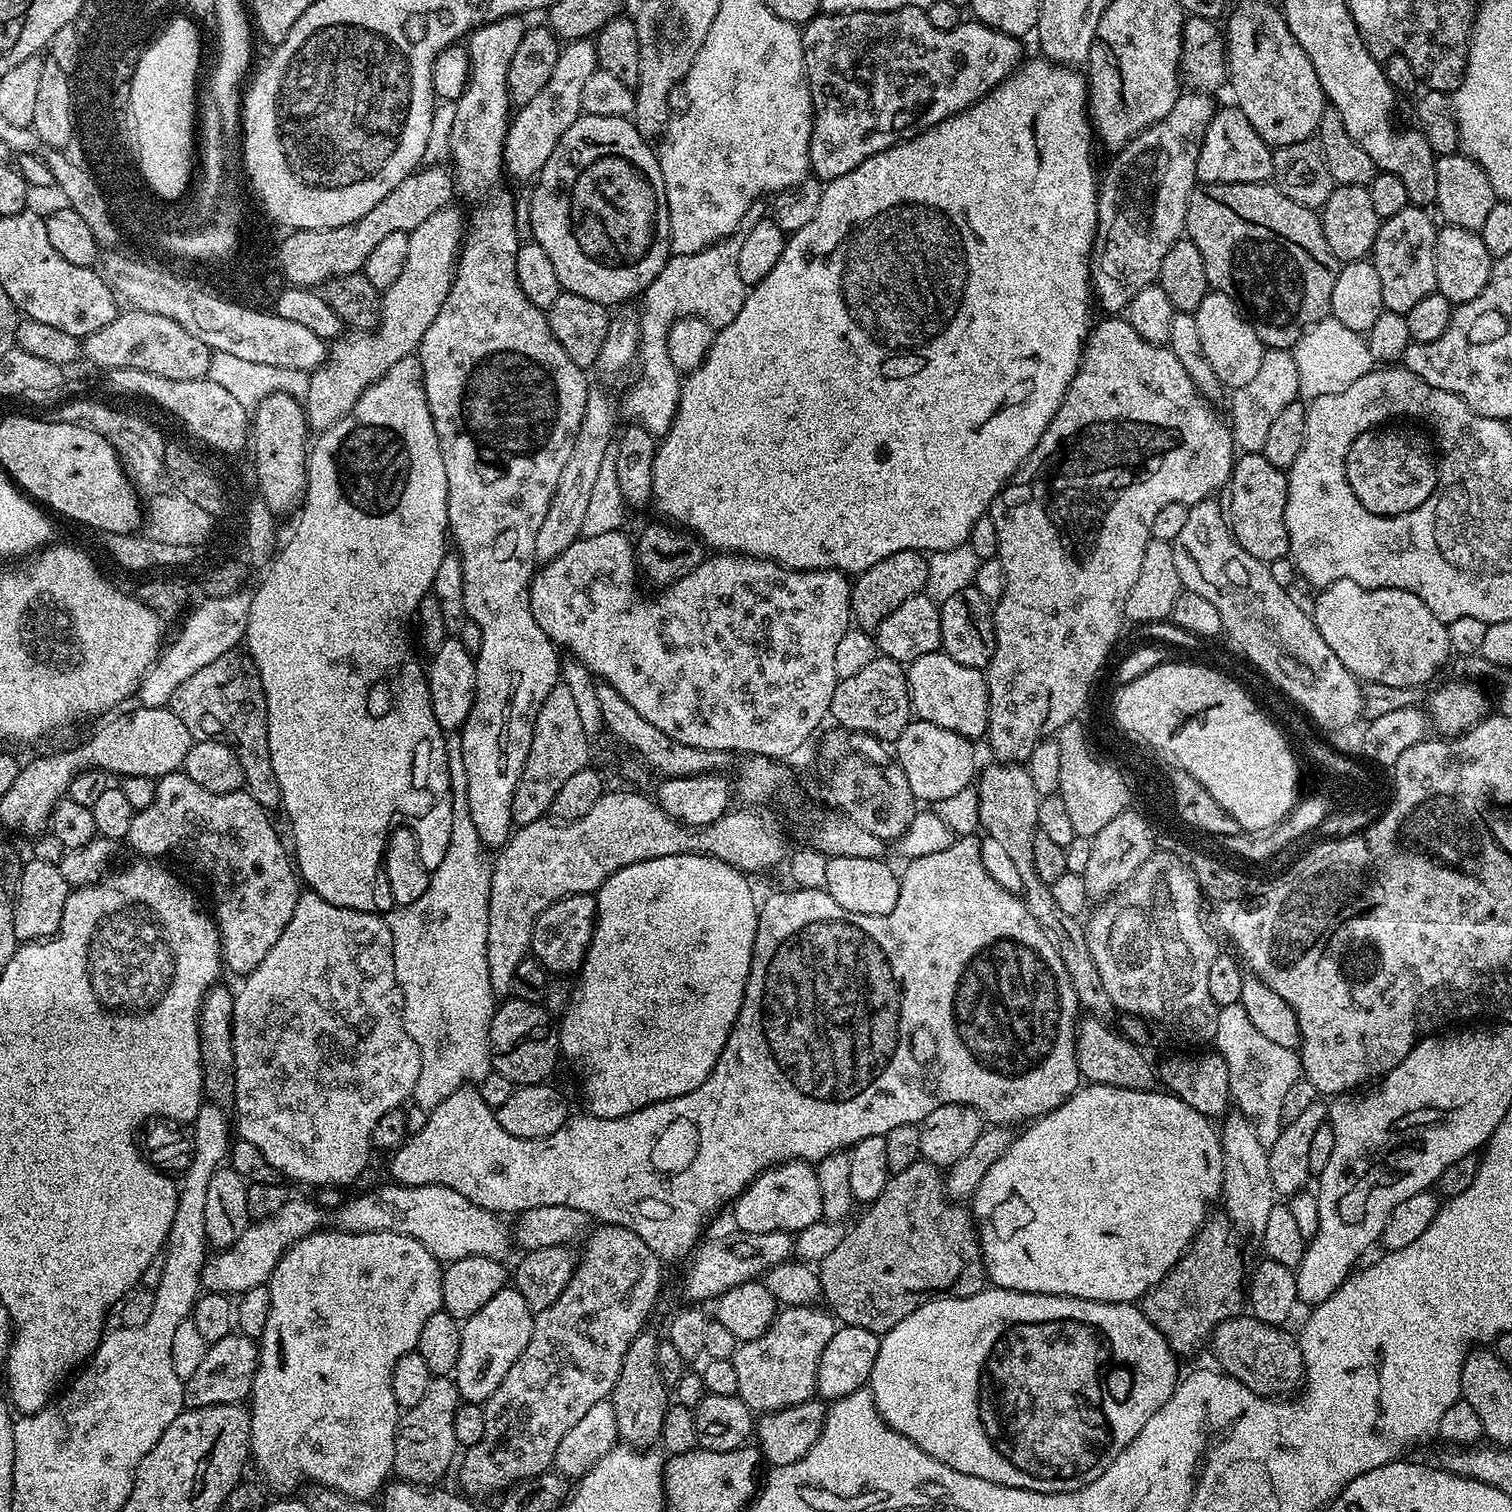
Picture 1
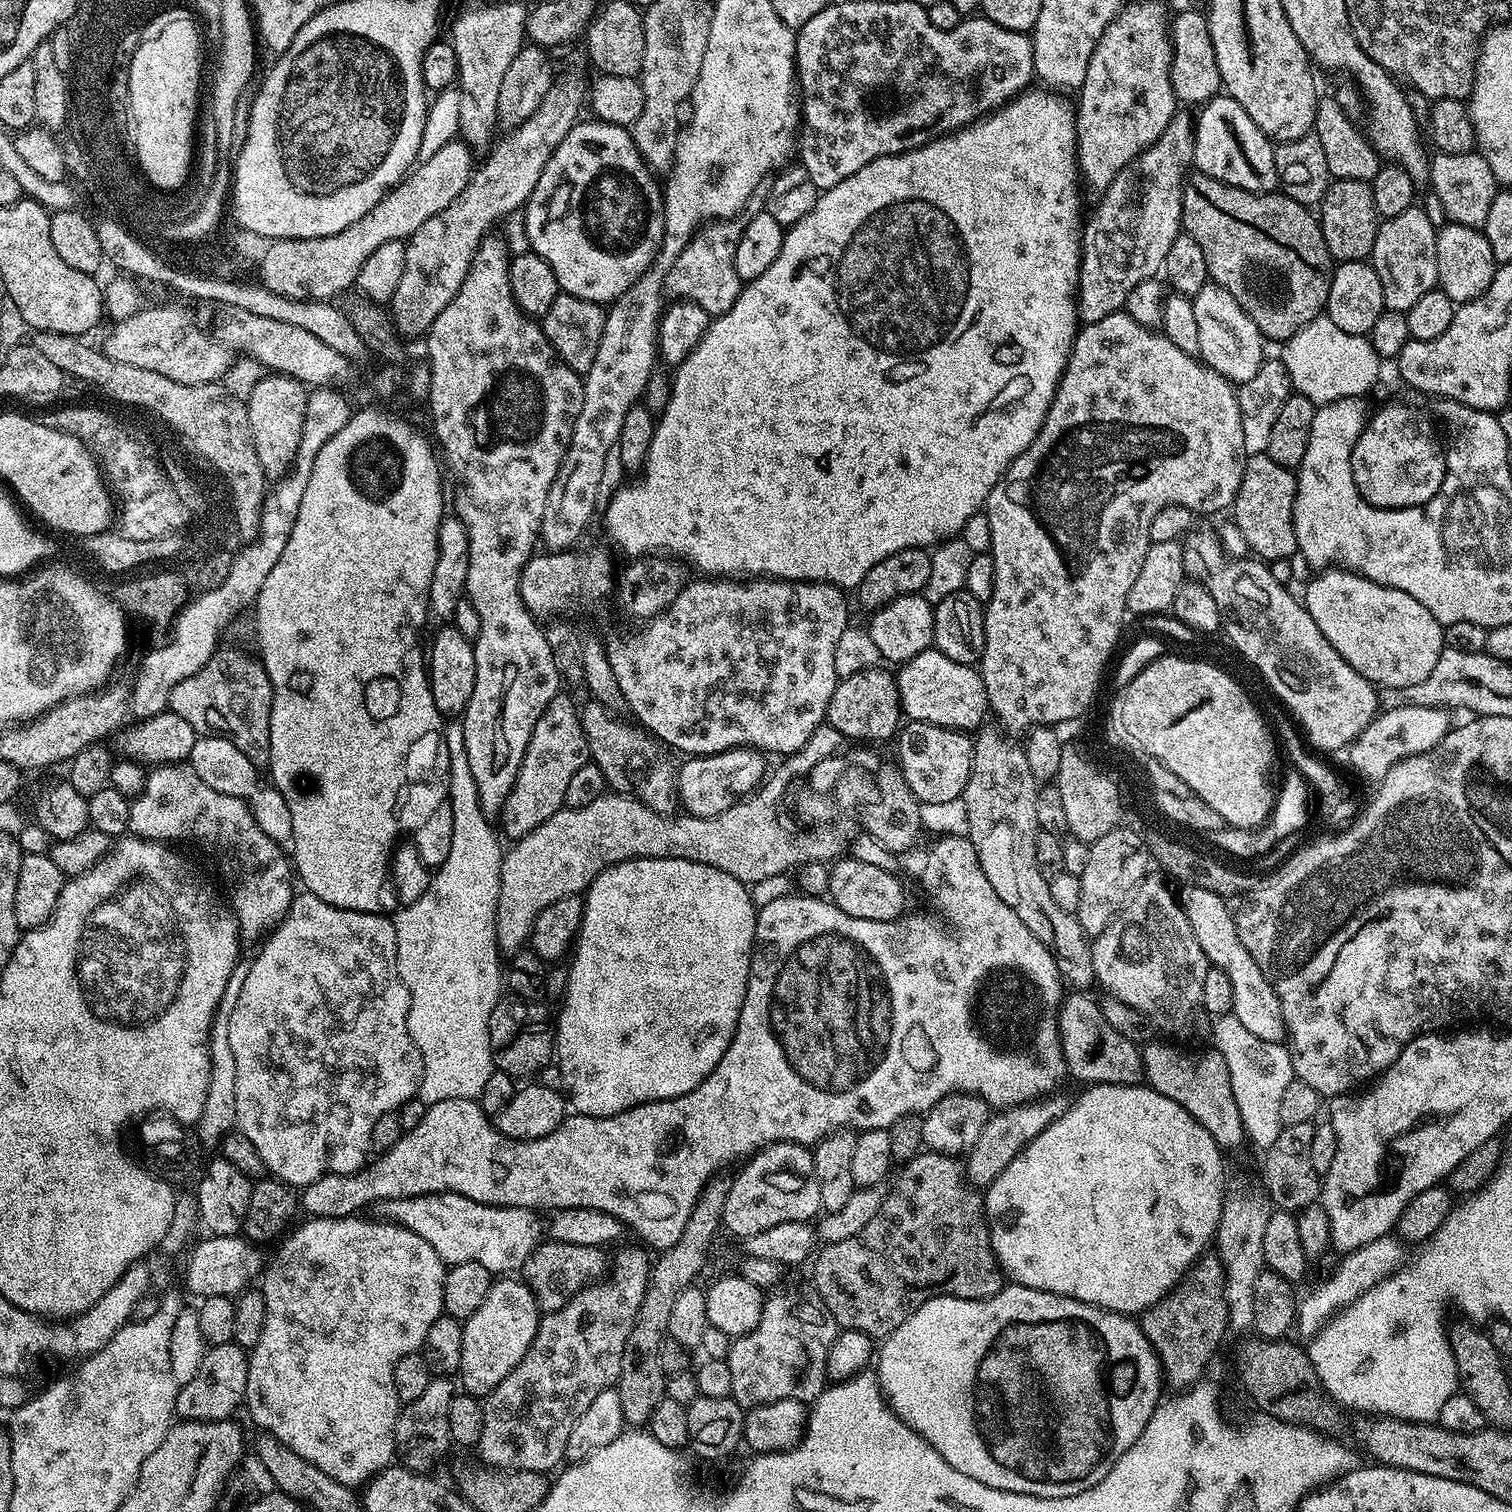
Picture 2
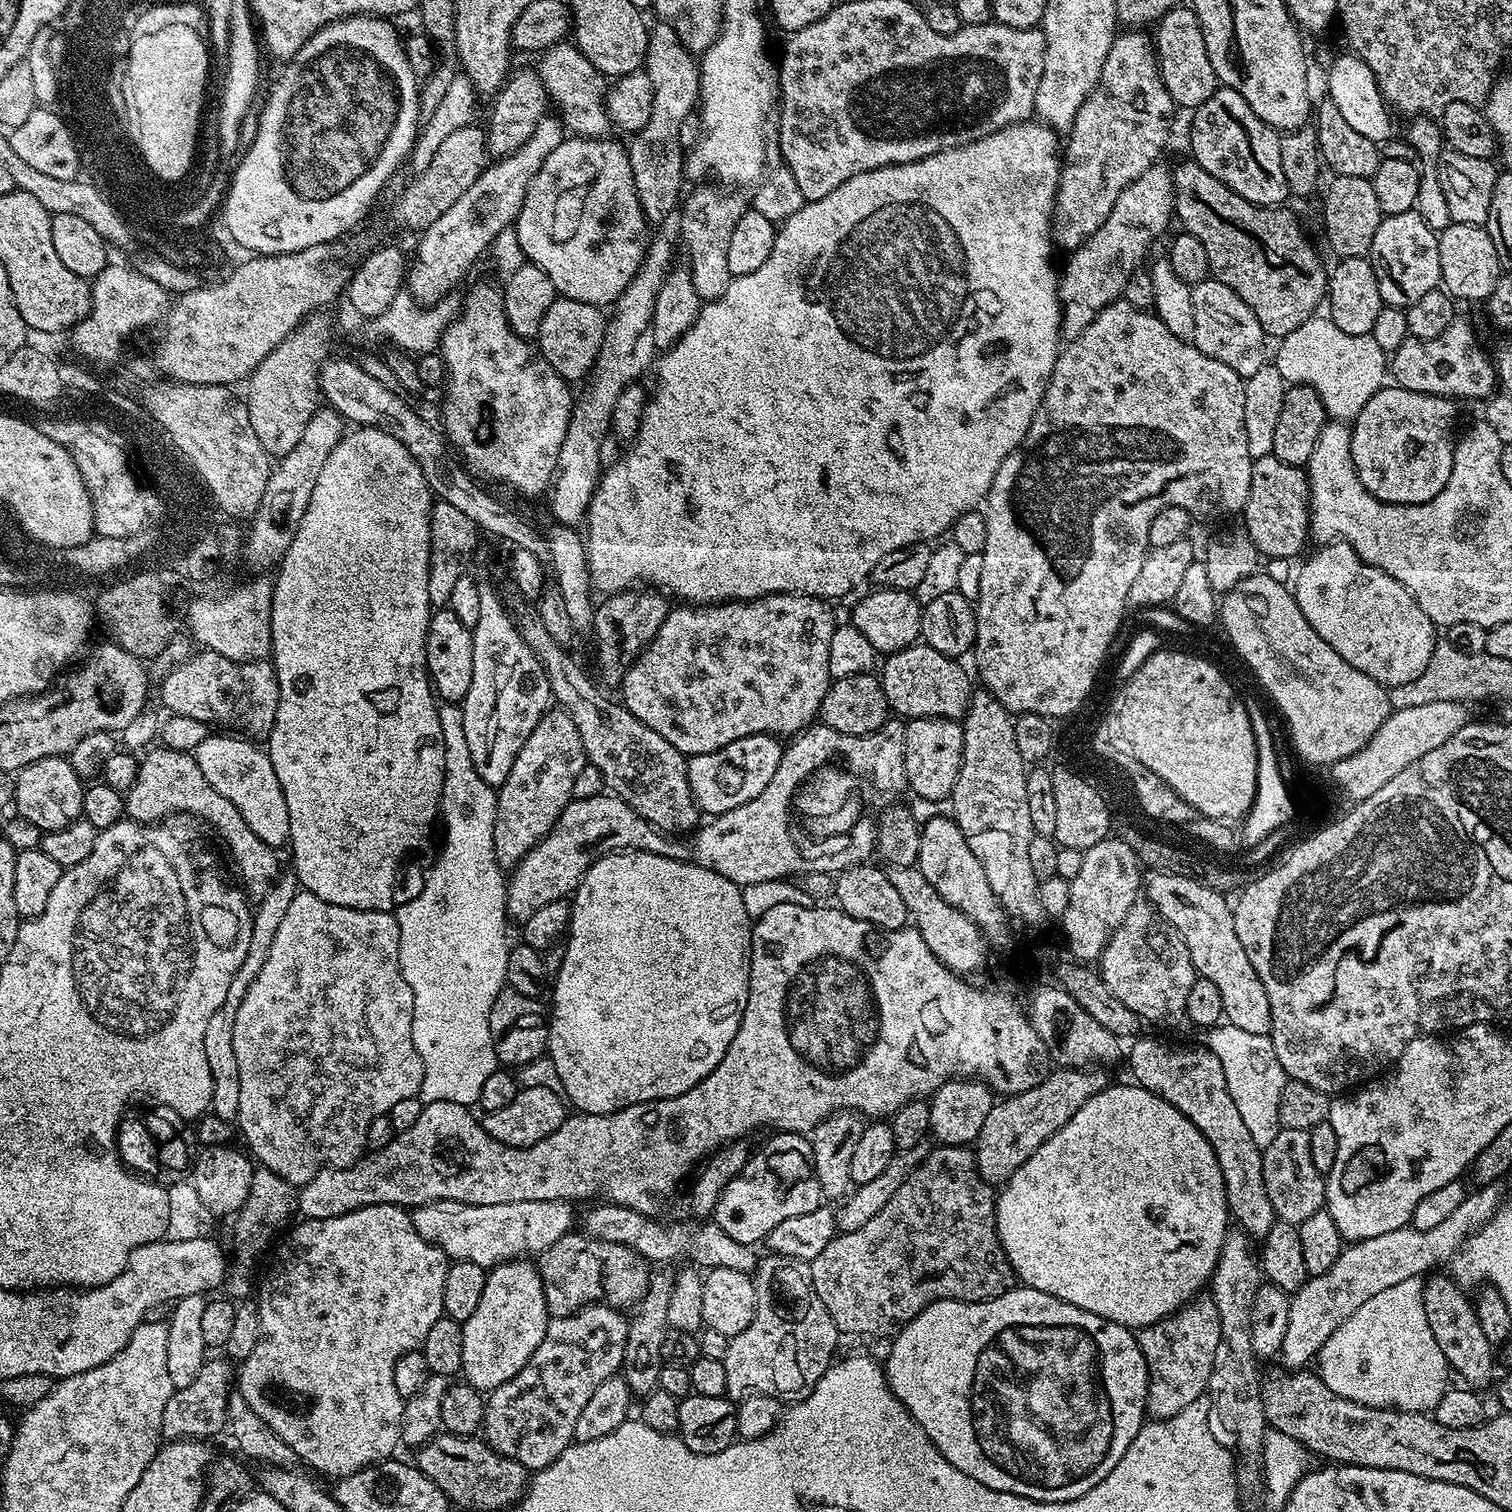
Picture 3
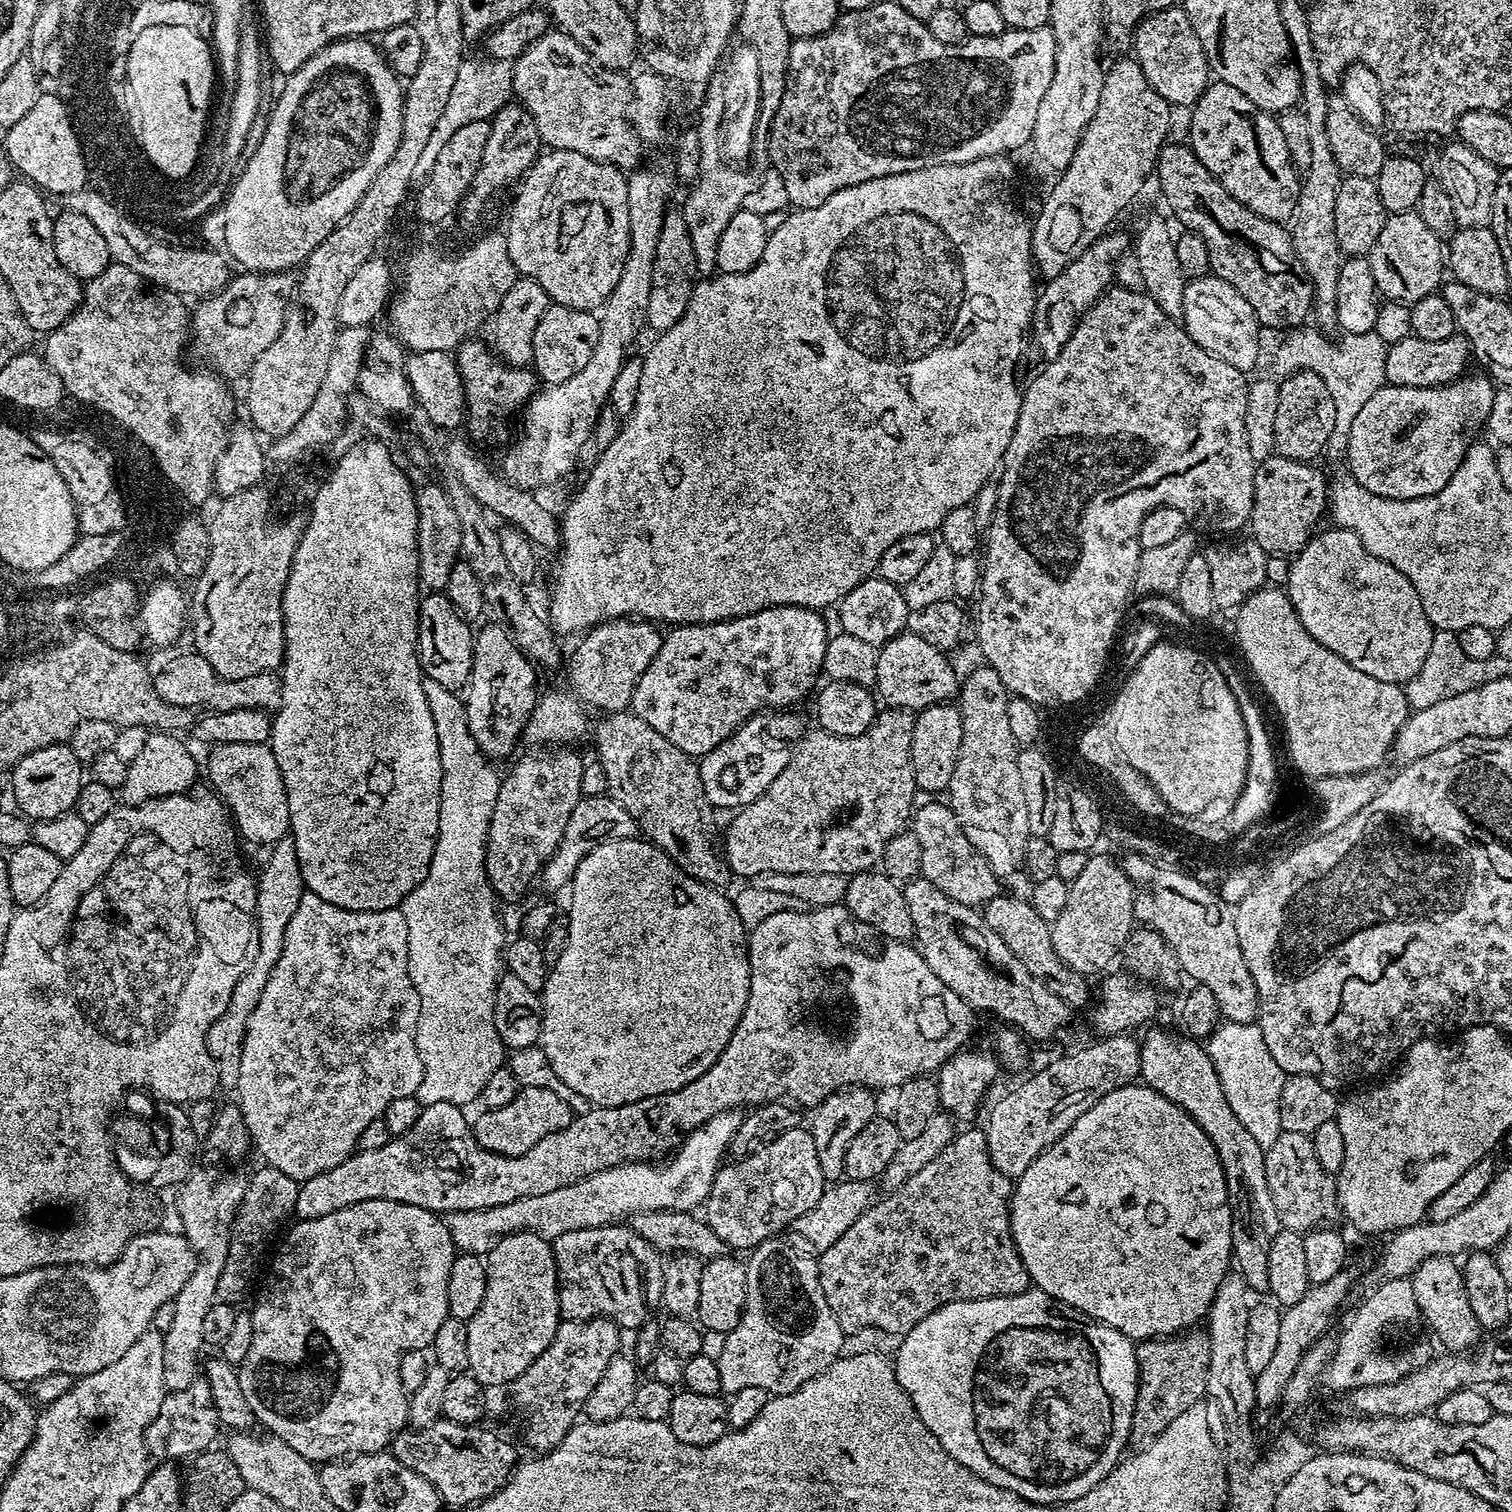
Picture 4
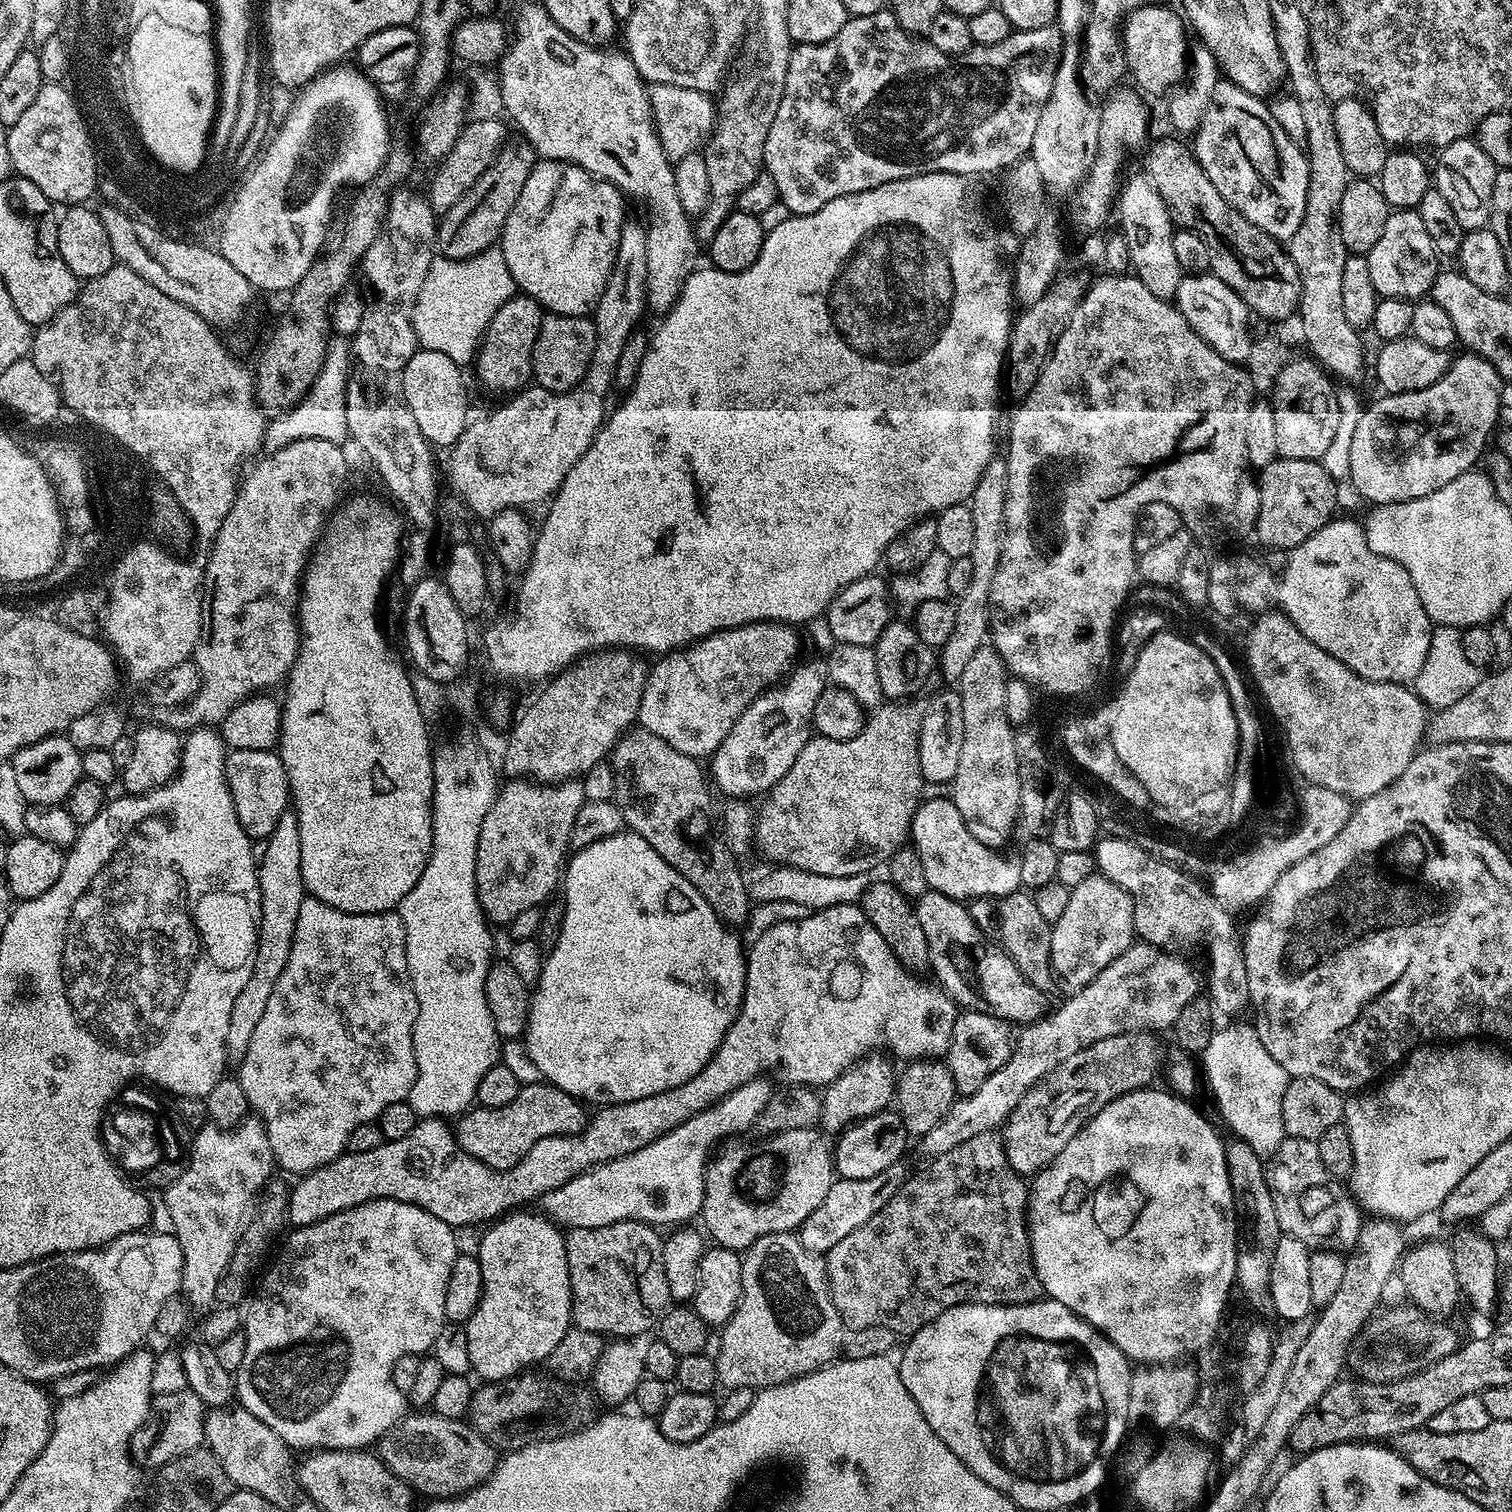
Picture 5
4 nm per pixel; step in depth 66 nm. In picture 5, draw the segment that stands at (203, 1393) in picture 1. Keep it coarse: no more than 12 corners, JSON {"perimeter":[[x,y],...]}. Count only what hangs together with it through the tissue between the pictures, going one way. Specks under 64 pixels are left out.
{"perimeter":[[190,1391],[156,1396],[132,1436],[141,1469],[205,1443],[206,1406]]}

